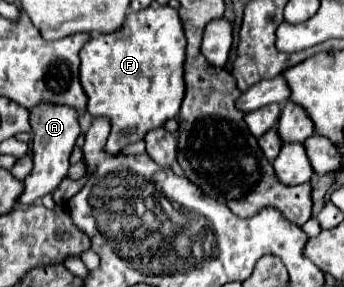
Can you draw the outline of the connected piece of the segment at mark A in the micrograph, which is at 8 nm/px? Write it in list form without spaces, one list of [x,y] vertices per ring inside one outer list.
[[[38,105],[32,113],[32,159],[34,167],[30,175],[24,179],[24,191],[18,197],[20,205],[32,205],[34,201],[42,199],[48,193],[54,193],[54,189],[60,185],[60,181],[68,175],[68,157],[74,149],[74,143],[80,135],[78,115],[64,105]]]

